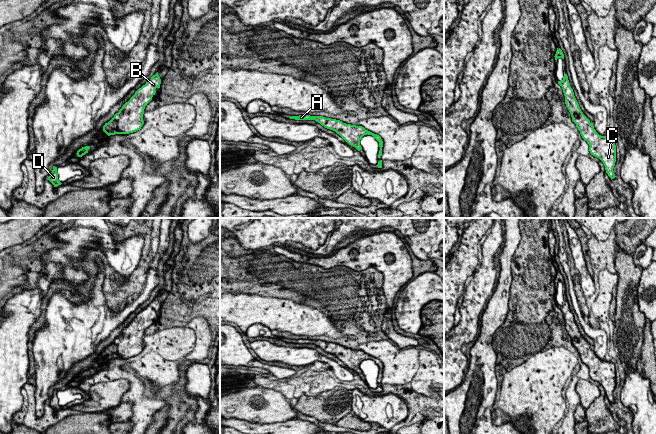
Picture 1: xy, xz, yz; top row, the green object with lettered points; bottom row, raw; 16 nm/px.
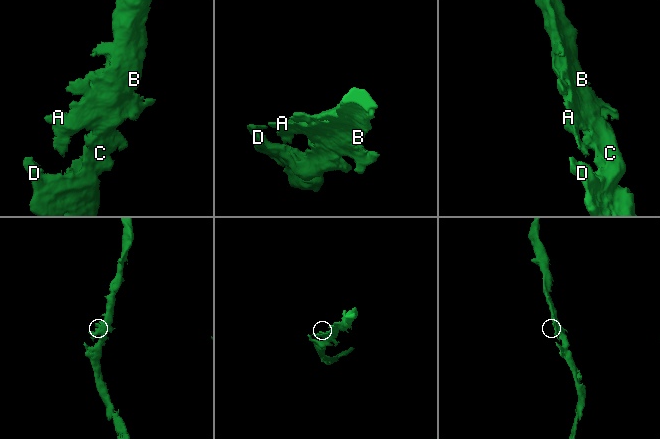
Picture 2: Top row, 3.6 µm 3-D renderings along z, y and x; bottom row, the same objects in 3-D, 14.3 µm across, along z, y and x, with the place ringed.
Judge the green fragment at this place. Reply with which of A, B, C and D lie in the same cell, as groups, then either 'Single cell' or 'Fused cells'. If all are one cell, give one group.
Groups: A B C D. Single cell

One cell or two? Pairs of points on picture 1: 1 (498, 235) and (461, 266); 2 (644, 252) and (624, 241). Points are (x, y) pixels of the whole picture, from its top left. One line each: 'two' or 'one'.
1: one
2: two

